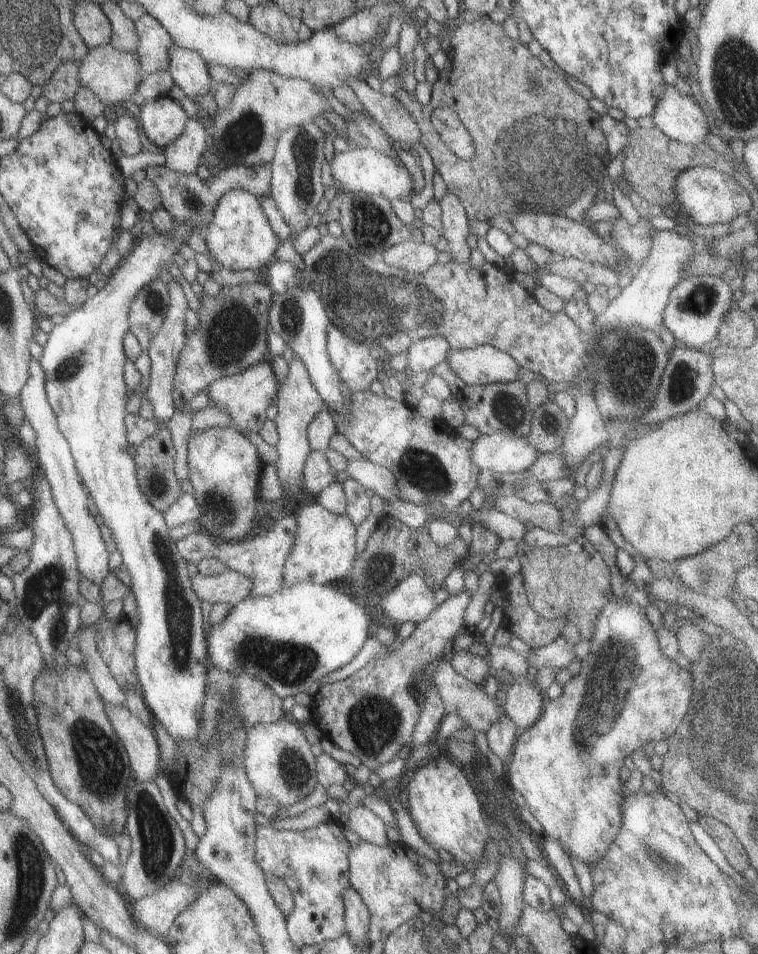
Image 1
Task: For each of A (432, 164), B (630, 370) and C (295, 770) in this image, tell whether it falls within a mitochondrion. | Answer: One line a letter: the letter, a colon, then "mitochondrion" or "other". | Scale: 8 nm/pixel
A: other
B: mitochondrion
C: mitochondrion

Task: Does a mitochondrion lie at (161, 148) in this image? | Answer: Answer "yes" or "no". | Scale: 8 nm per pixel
no

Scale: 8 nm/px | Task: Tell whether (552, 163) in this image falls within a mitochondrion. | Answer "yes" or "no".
yes

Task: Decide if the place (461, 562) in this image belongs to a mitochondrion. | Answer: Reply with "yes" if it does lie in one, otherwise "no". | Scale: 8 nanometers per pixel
no

